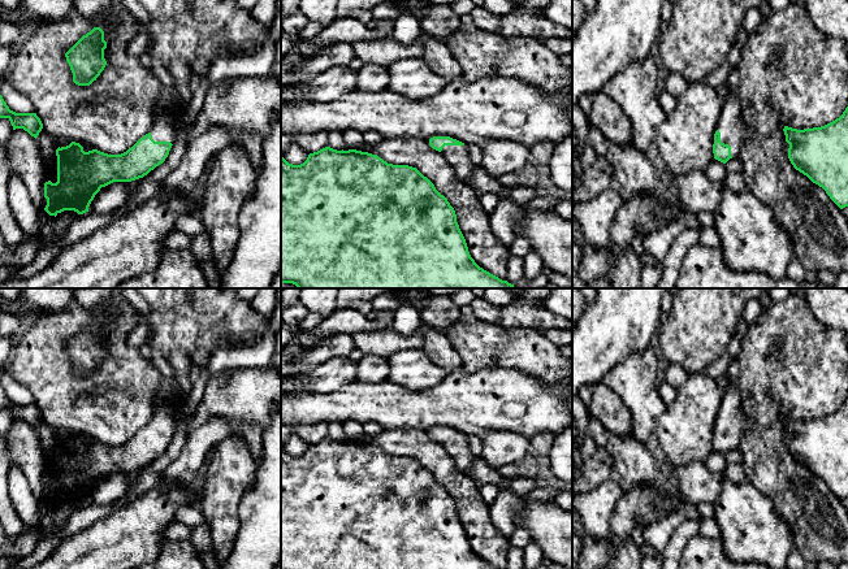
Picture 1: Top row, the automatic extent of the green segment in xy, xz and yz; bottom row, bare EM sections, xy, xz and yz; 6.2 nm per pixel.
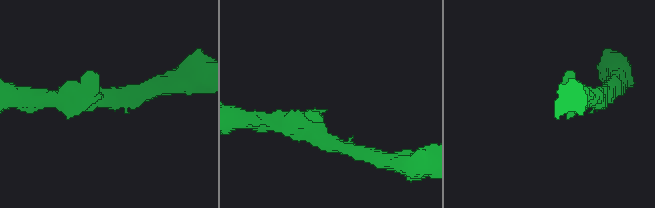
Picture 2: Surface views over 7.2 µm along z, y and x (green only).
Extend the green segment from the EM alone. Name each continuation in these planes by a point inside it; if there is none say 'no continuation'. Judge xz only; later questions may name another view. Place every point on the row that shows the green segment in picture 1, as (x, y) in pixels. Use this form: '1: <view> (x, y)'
1: xz (457, 156)

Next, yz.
1: yz (734, 130)

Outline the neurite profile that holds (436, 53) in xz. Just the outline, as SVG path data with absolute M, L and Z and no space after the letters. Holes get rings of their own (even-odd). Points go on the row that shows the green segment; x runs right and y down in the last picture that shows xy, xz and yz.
M424 32L420 34L417 39L423 45L421 58L433 73L445 78L447 82L462 77L462 68L459 62L444 42L431 38Z

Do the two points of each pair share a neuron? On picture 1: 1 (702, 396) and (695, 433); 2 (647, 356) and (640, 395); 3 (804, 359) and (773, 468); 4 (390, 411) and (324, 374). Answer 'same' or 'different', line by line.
1: same
2: same
3: same
4: different

